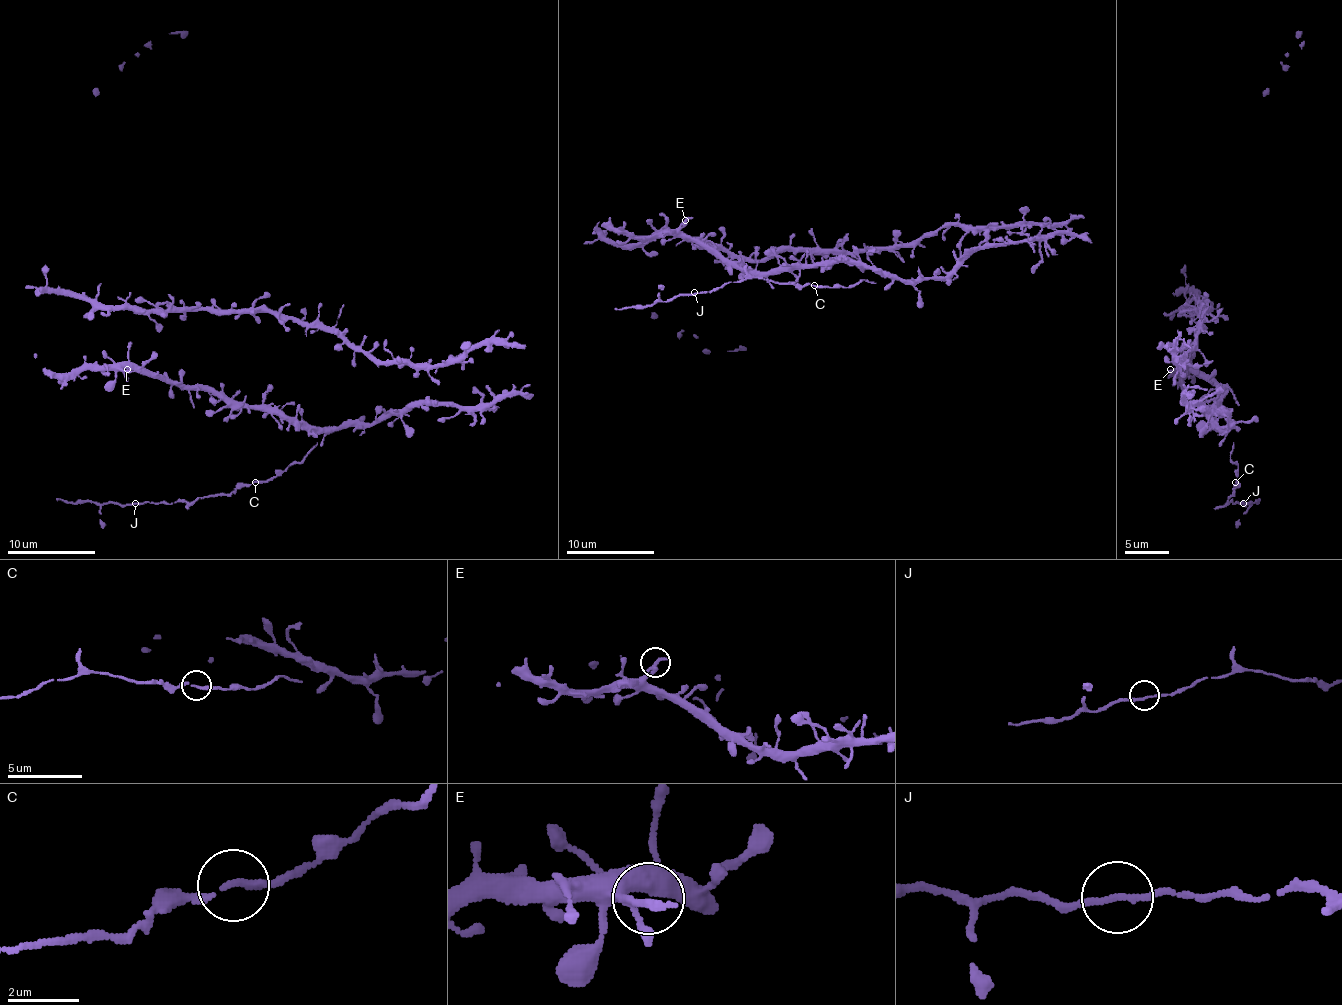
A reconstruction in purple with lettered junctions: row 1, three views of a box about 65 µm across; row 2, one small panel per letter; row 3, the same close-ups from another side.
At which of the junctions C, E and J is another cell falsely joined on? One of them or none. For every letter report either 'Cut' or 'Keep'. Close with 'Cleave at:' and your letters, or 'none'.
C: Keep
E: Keep
J: Keep
Cleave at: none

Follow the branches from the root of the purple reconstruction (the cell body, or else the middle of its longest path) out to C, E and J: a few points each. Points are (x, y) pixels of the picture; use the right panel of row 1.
C: (1197, 334), (1175, 363), (1175, 383), (1190, 407), (1227, 418), (1236, 481)
E: (1197, 334), (1175, 383), (1190, 407), (1229, 424), (1212, 418), (1216, 383), (1170, 369)
J: (1197, 334), (1175, 363), (1175, 383), (1190, 407), (1227, 418), (1238, 466), (1227, 499), (1243, 503)

